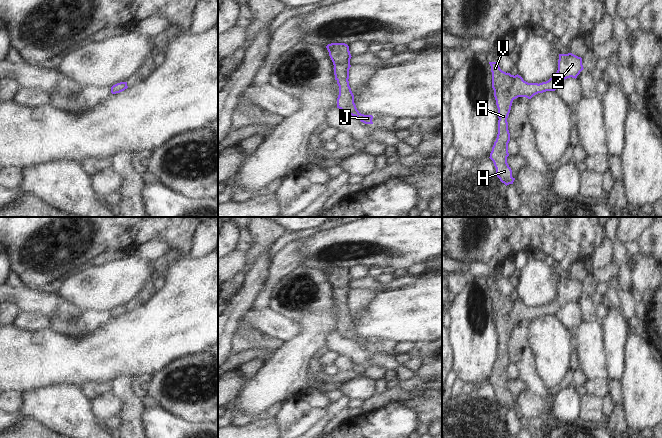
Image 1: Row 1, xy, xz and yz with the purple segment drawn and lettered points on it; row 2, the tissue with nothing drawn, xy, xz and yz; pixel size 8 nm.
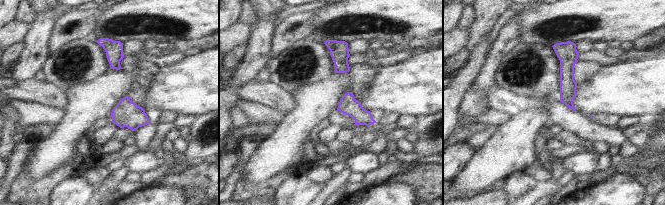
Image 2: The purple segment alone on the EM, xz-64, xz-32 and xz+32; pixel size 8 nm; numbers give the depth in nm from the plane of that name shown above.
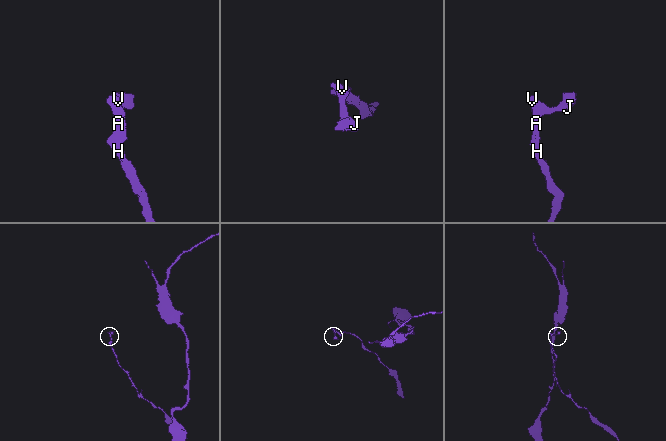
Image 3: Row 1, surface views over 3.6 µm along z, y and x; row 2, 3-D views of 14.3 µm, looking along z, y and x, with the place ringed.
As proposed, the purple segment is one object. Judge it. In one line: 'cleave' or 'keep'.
keep

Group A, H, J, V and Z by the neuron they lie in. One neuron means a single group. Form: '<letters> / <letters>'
A H J V Z

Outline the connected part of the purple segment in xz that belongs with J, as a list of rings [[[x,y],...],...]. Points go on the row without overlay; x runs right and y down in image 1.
[[[331,267],[326,270],[329,280],[334,289],[335,304],[339,310],[339,319],[337,322],[337,332],[345,338],[358,342],[365,348],[373,348],[372,339],[361,338],[354,327],[354,319],[349,310],[349,293],[351,278],[349,270],[345,267]]]

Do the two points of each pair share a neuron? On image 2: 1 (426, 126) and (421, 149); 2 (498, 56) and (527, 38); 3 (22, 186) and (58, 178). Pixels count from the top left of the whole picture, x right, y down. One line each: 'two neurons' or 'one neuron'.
1: one neuron
2: two neurons
3: one neuron

